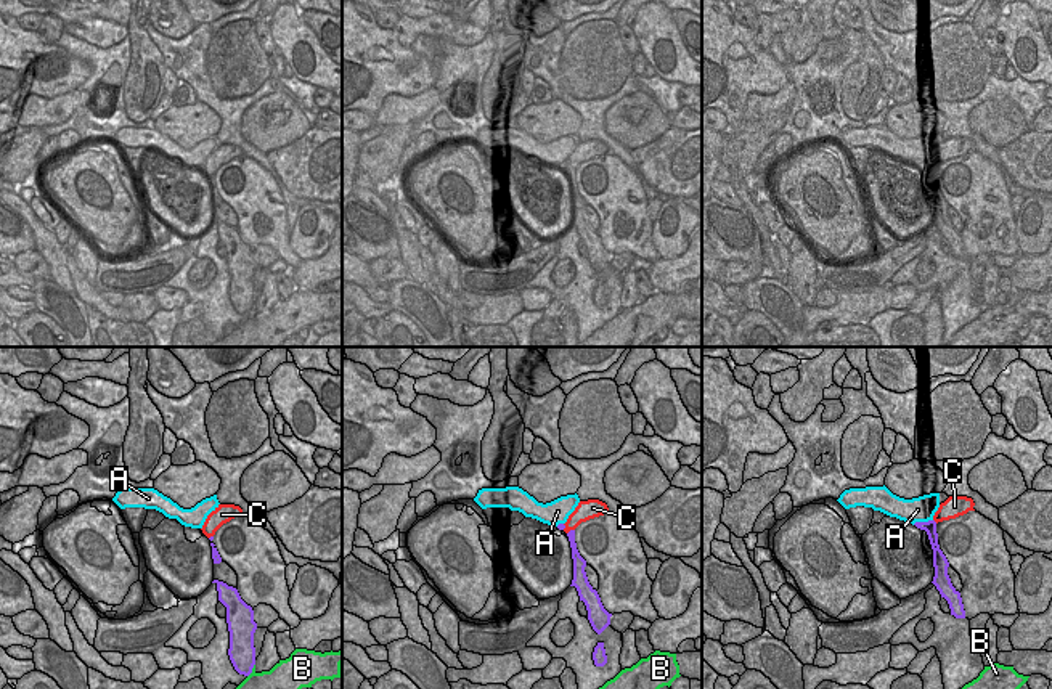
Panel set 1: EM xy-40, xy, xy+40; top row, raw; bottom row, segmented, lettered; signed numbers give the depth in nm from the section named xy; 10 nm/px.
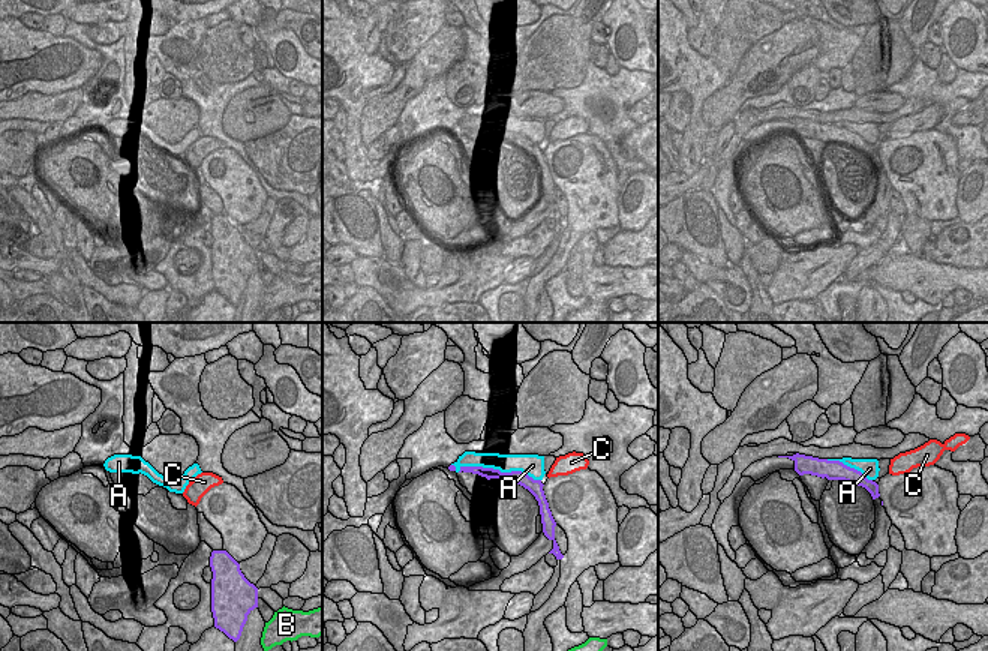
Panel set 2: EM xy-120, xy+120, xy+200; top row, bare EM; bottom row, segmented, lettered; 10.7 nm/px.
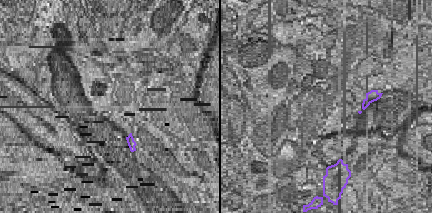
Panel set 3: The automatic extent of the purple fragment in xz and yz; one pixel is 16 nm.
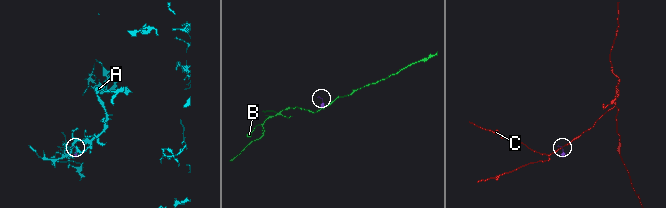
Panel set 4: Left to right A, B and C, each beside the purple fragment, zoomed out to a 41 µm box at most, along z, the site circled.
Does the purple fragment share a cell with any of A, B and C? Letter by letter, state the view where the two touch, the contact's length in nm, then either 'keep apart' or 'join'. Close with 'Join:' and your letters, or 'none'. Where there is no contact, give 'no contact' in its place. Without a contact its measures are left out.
A: xy+40 | 220 nm | keep apart
B: xy-40 | 160 nm | keep apart
C: xy | 100 nm | keep apart
Join: none

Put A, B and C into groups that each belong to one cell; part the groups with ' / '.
A / B / C

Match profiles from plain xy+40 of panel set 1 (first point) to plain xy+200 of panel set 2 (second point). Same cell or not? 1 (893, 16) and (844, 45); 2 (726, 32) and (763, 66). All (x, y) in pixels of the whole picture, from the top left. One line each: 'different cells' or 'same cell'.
1: different cells
2: different cells

